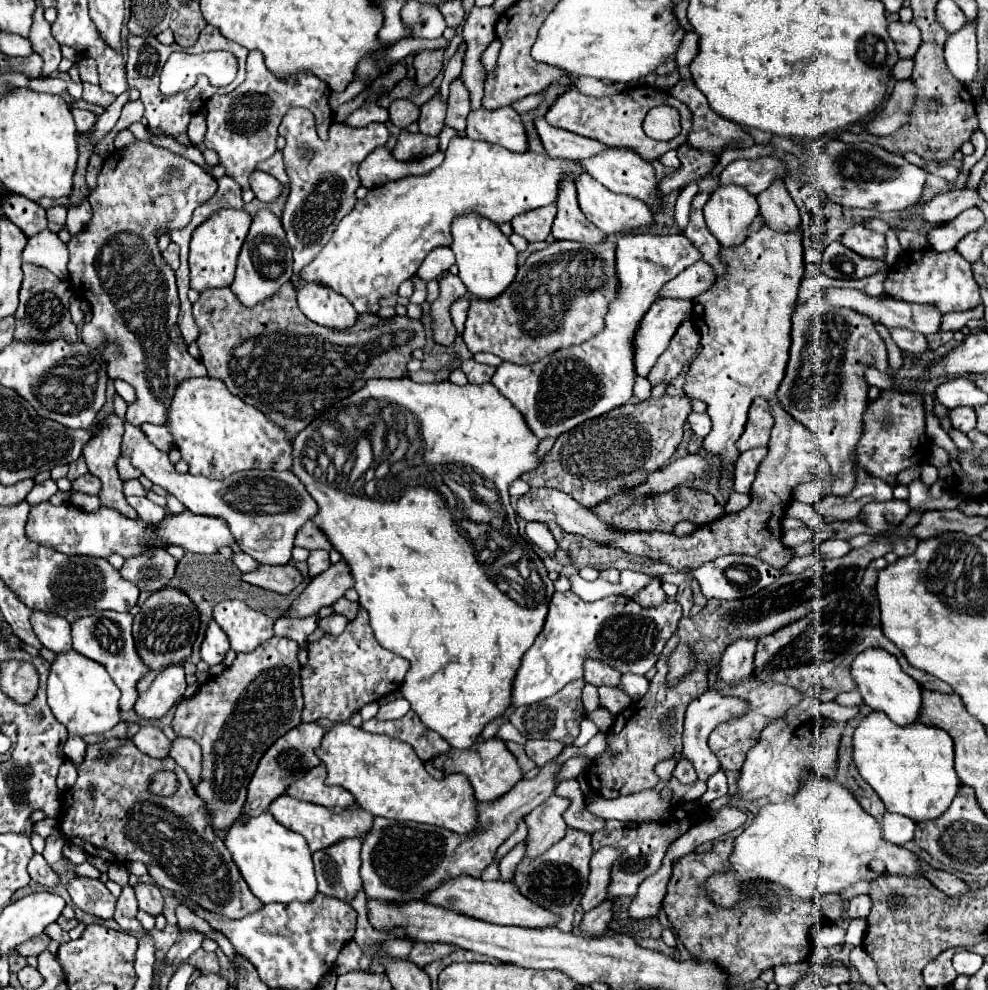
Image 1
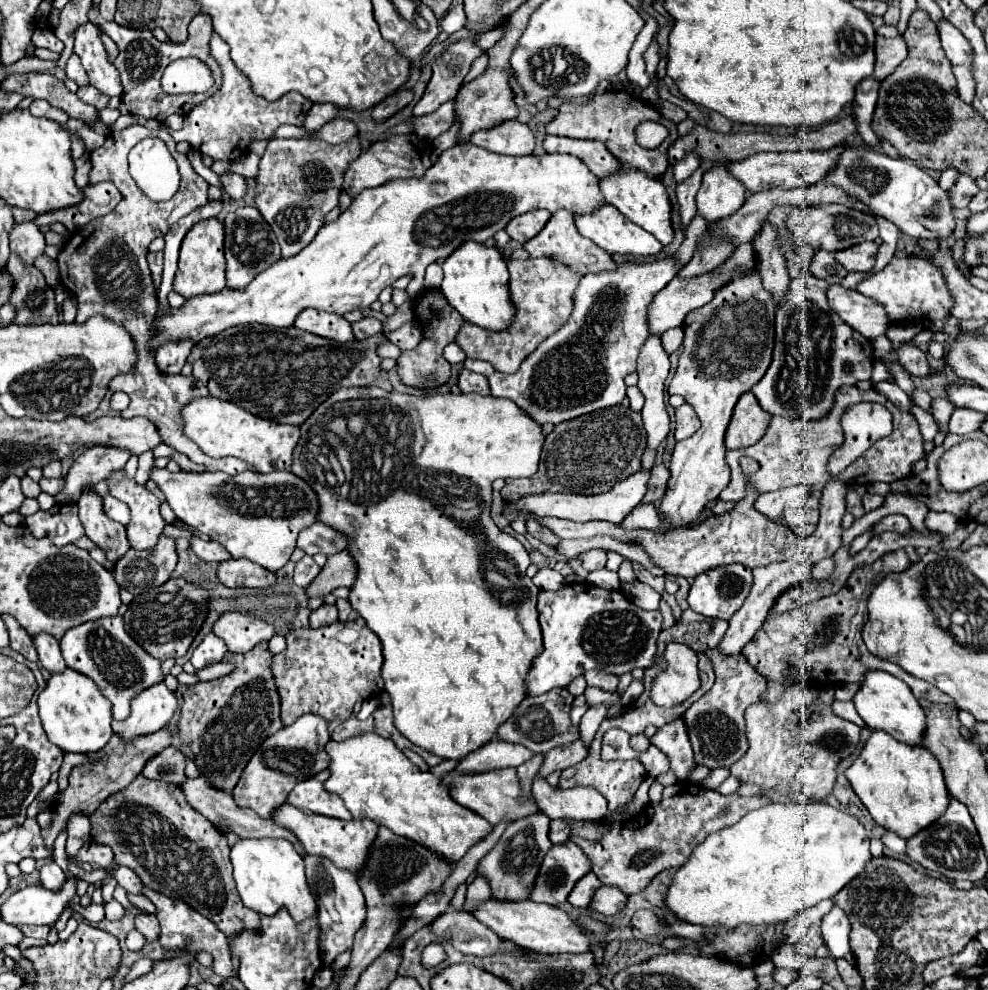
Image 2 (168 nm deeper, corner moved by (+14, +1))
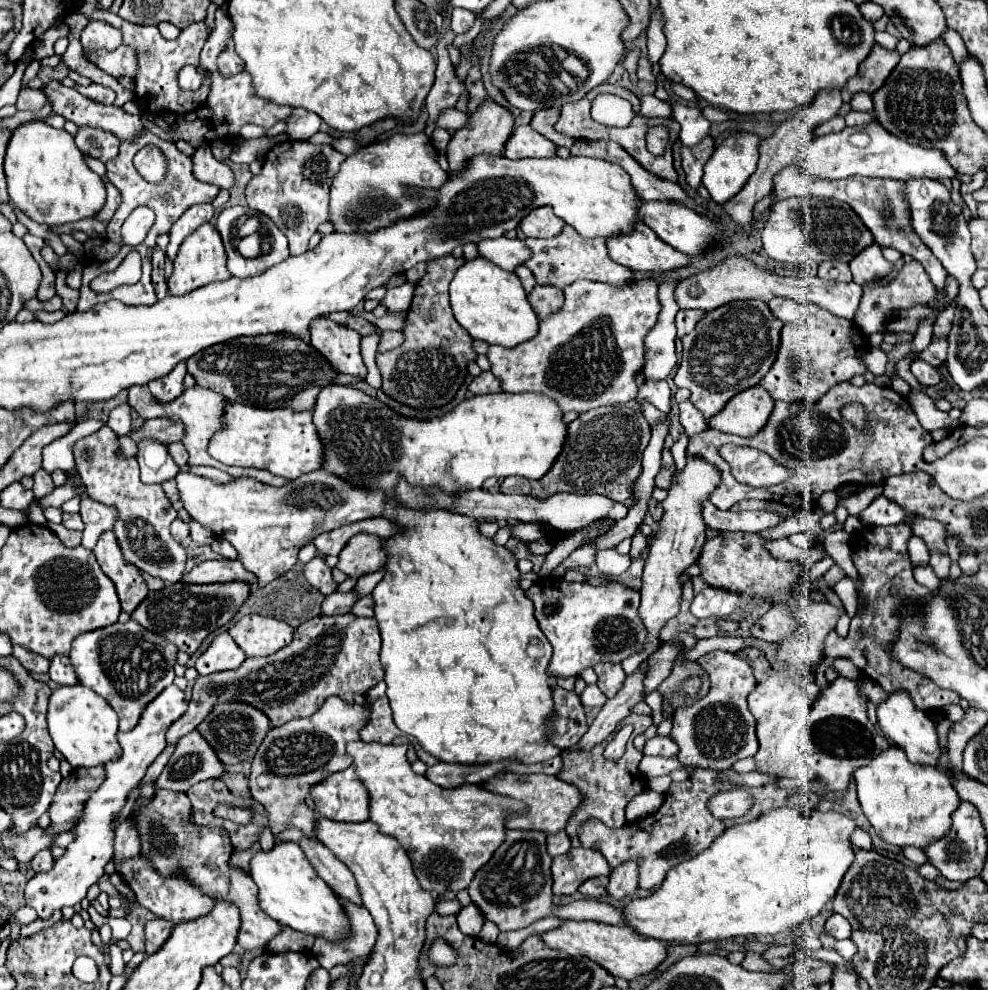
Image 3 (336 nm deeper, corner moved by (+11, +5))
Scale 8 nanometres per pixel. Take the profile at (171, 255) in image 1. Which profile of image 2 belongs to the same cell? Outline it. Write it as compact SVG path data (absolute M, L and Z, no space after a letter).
M148 253L148 265L150 265L150 271L152 271L154 287L158 289L160 281L162 281L162 253Z

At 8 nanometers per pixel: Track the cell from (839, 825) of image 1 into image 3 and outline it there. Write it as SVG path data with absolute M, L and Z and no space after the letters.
M779 807L779 809L769 809L765 813L761 813L757 819L753 821L747 821L747 823L739 823L739 825L733 825L729 827L725 833L721 833L713 845L709 845L709 849L703 849L701 853L697 853L695 857L691 857L689 861L683 861L679 863L677 867L673 867L661 889L657 889L657 893L653 893L651 897L645 897L645 899L633 899L625 909L625 915L627 915L627 923L643 937L653 937L653 939L667 939L667 941L683 941L683 943L703 943L703 941L711 941L711 939L729 939L729 937L735 937L735 935L775 935L775 933L781 933L781 931L787 931L811 917L815 917L837 893L839 885L841 885L841 879L843 875L847 873L849 865L853 863L853 857L855 857L855 851L853 851L853 845L851 845L851 833L857 829L855 821L845 817L843 813L837 813L837 811L811 811L811 813L805 813L801 811L799 807Z

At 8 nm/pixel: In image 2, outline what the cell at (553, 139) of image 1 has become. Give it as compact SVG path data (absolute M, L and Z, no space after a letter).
M548 135L544 139L544 149L546 153L568 153L580 157L588 165L588 169L600 179L622 169L622 163L606 149L606 145L602 145L602 141L580 141Z

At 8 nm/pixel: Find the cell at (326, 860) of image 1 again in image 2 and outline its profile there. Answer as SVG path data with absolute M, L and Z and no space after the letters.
M308 855L304 857L306 863L306 877L310 891L314 893L318 901L318 929L320 929L320 955L326 965L330 965L340 953L348 951L354 943L356 931L364 925L366 921L366 901L360 891L360 885L350 873L334 869L330 861L324 857Z

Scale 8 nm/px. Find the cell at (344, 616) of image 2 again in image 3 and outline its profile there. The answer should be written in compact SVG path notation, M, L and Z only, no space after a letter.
M367 595L367 597L359 599L359 601L357 601L357 603L351 607L351 613L371 617L371 615L373 615L373 599L371 599L371 595Z

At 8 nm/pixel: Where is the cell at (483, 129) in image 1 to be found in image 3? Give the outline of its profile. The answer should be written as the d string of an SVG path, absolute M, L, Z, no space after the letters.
M519 125L505 143L505 157L521 159L521 157L553 157L557 145L537 133L531 125Z

